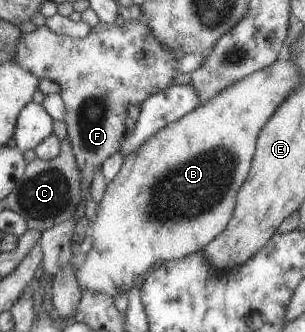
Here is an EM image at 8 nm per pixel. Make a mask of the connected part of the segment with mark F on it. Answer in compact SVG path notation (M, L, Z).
M142 18L124 21L122 26L98 21L86 36L80 38L54 34L45 25L19 38L16 54L19 65L38 80L48 78L60 88L59 94L65 106L66 140L80 173L81 197L72 216L43 230L37 242L42 251L42 272L48 282L72 258L72 230L78 219L84 216L84 199L94 170L119 150L125 136L127 106L138 106L152 93L168 87L172 79L179 75L174 66L182 55L182 51L163 47Z

